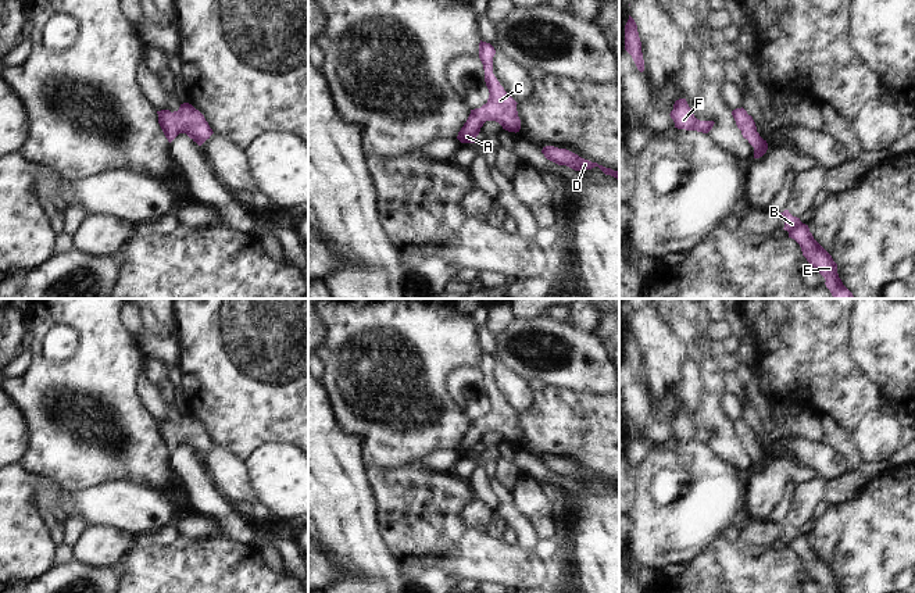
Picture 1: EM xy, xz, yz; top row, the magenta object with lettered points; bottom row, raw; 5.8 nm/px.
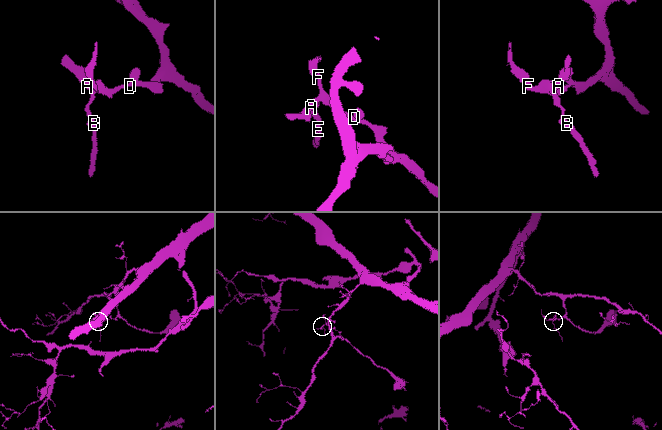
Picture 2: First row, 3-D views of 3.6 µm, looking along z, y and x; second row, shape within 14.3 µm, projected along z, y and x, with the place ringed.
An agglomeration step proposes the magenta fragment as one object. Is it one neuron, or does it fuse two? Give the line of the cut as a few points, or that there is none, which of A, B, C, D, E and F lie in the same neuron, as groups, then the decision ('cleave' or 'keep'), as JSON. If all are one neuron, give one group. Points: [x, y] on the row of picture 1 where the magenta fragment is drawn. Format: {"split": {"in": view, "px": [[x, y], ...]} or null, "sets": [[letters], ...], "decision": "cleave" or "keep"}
{"split": null, "sets": [["A", "B", "C", "D", "E", "F"]], "decision": "keep"}

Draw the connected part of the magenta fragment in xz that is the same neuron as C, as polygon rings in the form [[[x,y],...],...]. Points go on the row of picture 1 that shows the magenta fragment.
[[[479,43],[479,58],[485,69],[485,82],[489,89],[487,103],[480,108],[471,110],[471,114],[458,132],[457,139],[461,143],[475,143],[480,128],[486,121],[498,122],[508,132],[519,132],[521,119],[517,111],[517,101],[504,90],[493,74],[494,47],[490,43]]]

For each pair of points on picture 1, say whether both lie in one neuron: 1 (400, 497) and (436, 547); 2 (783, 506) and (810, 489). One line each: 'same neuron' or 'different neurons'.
1: same neuron
2: different neurons

